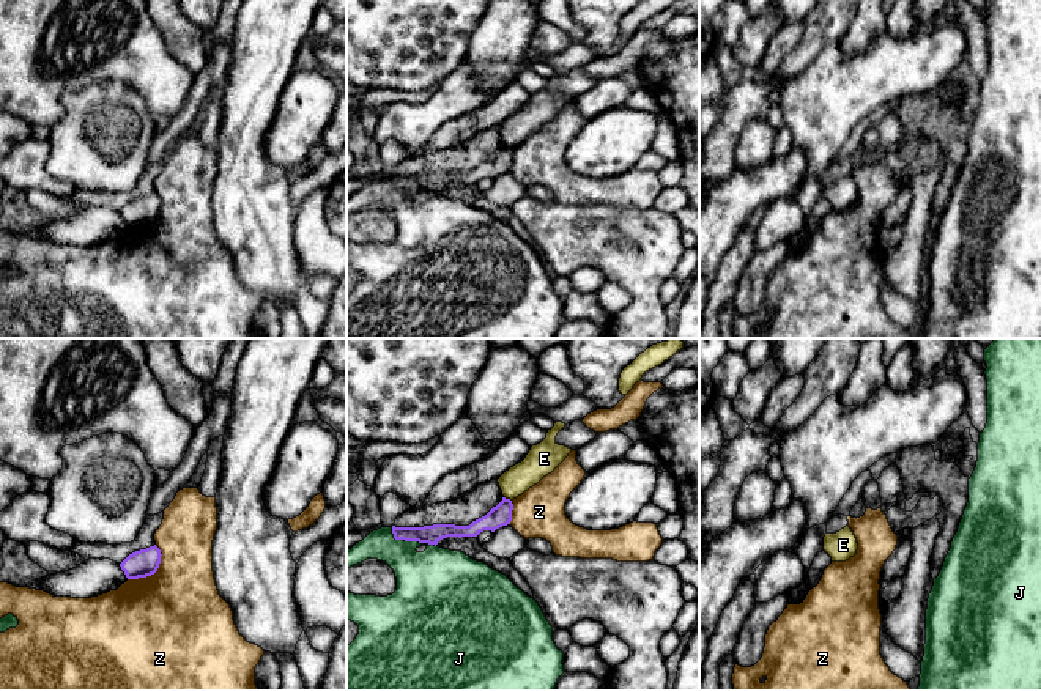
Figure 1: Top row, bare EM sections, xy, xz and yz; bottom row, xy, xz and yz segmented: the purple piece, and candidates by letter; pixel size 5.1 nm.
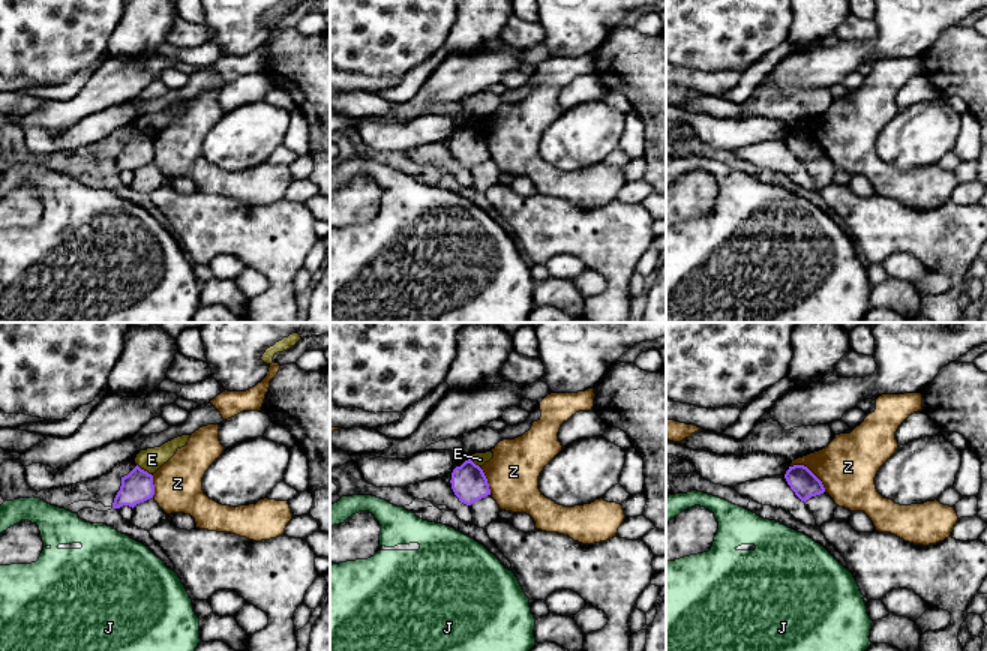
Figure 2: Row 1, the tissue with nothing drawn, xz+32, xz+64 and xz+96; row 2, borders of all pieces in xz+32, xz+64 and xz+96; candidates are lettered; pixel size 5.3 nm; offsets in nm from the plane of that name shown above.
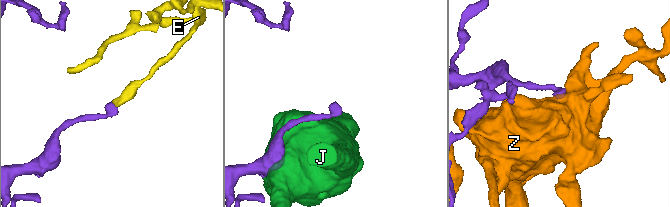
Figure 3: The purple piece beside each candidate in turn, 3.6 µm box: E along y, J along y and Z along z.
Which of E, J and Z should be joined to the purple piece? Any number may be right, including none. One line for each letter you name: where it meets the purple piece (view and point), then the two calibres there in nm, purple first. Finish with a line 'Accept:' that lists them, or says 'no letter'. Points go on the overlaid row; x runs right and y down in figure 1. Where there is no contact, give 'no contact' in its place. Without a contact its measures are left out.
Accept: no letter

